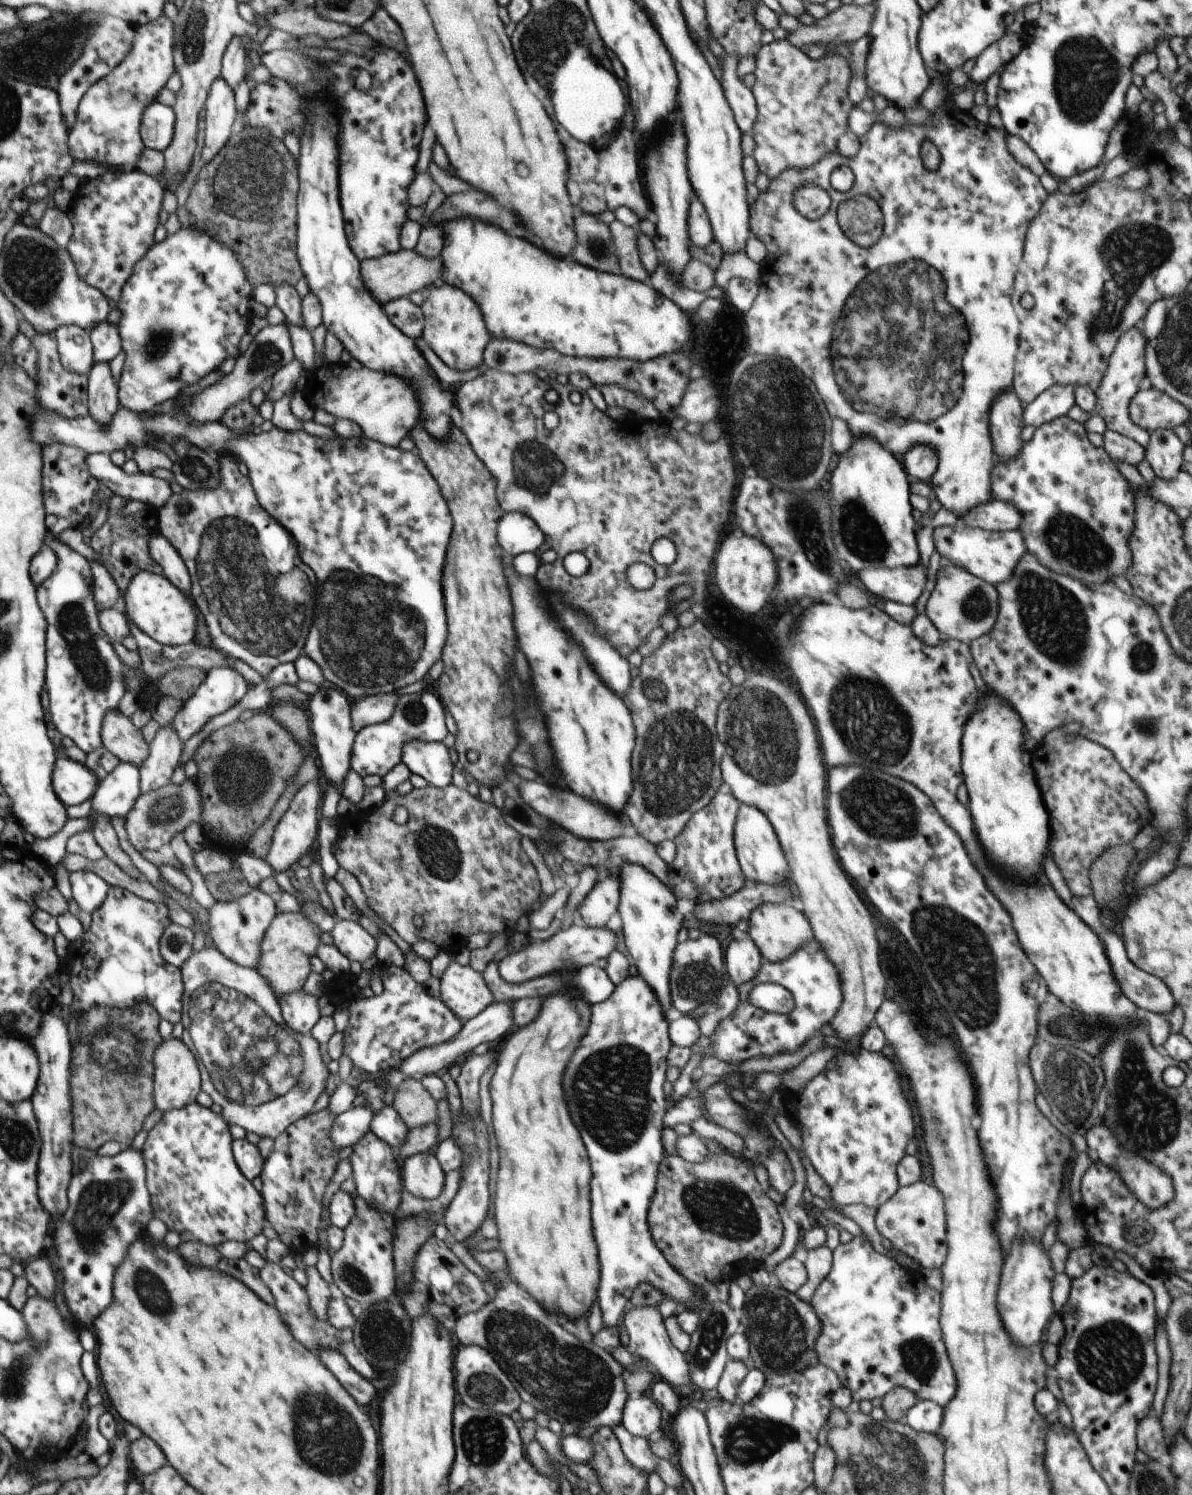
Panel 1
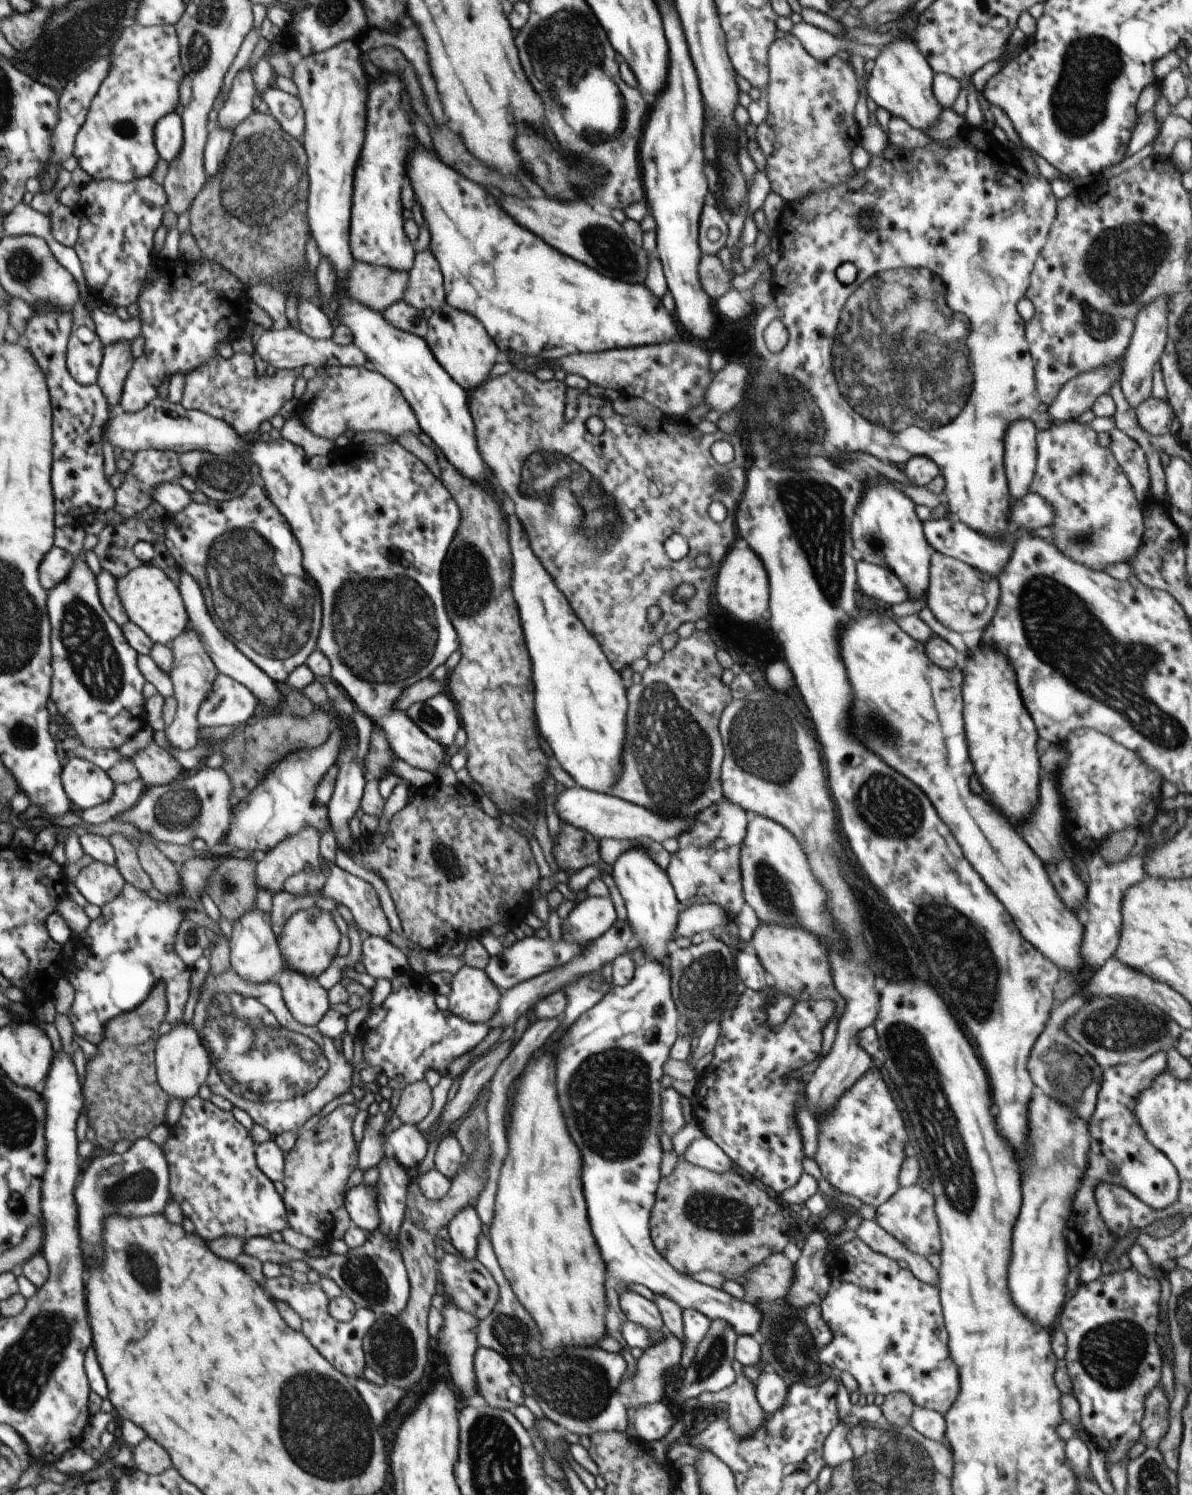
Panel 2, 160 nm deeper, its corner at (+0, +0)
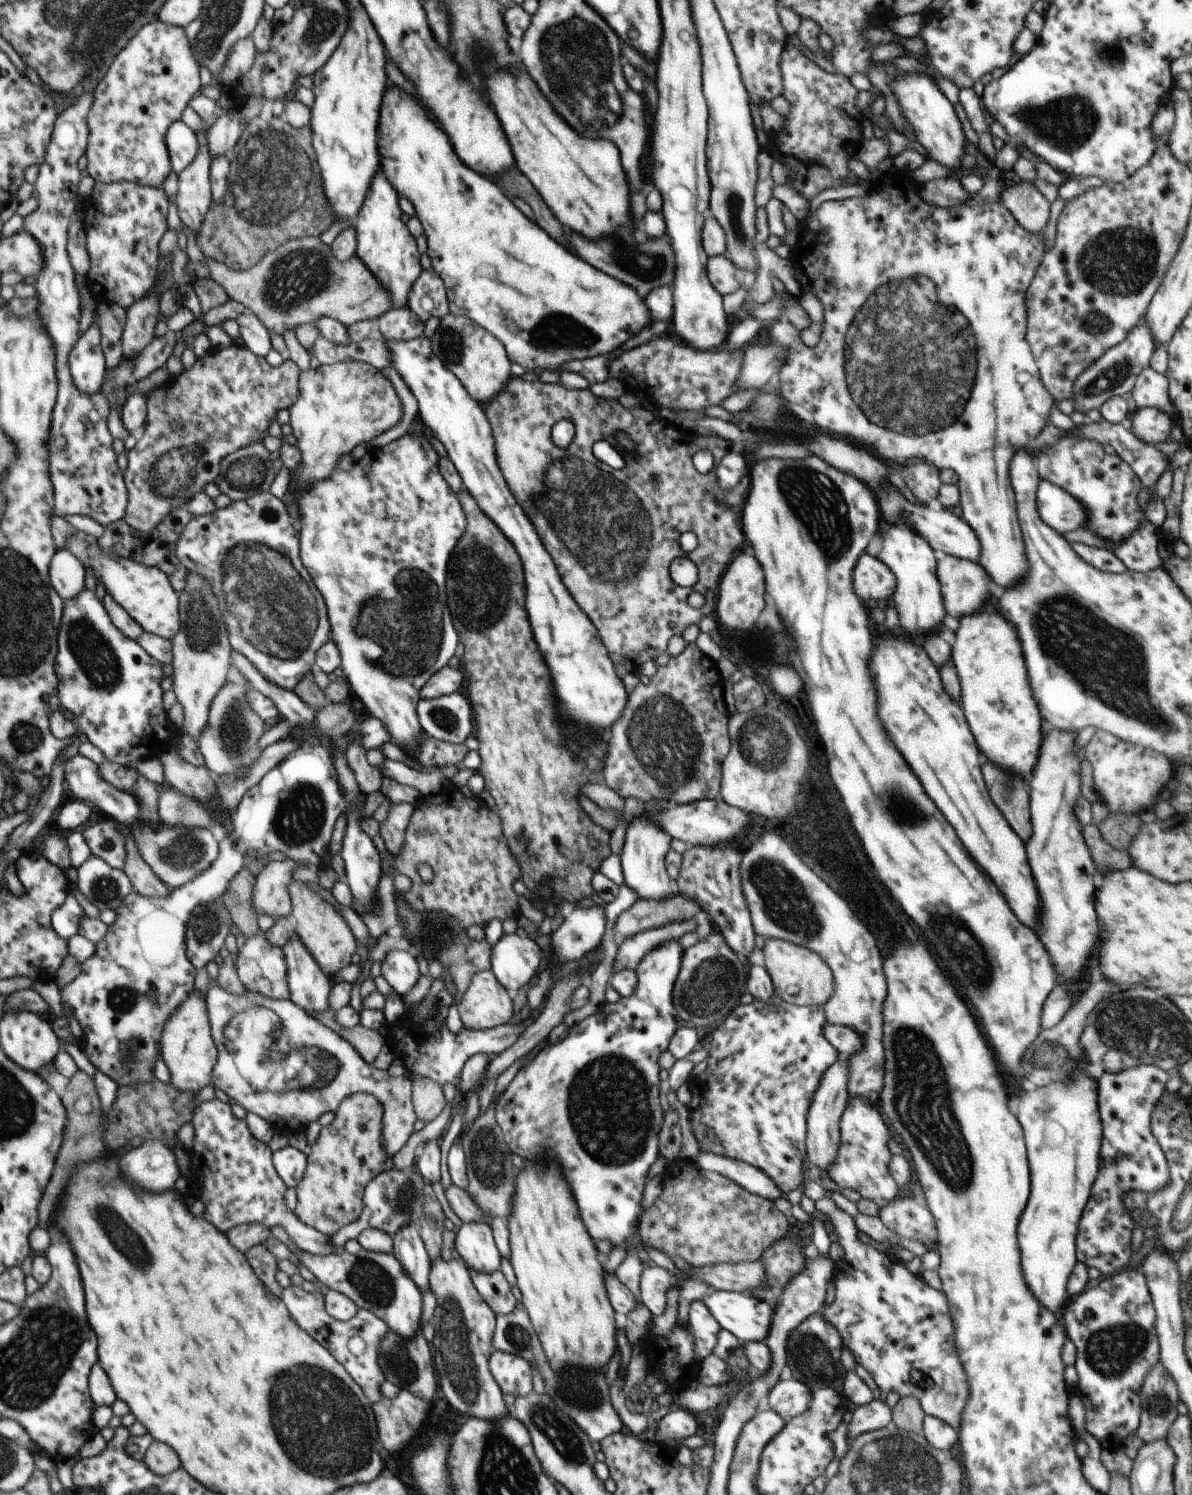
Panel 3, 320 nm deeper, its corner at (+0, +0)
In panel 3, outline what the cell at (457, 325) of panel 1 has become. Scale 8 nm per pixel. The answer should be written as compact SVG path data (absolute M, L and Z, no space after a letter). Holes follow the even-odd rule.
M450 312L440 319L440 327L431 338L431 348L442 364L458 378L466 392L482 405L502 392L512 377L511 362L500 340L462 314Z

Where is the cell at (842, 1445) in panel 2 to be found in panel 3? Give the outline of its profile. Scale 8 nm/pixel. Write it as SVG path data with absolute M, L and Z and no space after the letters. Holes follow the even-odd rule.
M875 1397L869 1404L857 1407L848 1424L848 1438L854 1440L869 1431L892 1426L892 1410L886 1402Z

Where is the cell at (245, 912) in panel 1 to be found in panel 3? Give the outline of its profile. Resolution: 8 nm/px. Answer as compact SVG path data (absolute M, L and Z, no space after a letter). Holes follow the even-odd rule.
M259 931L246 938L244 945L238 949L235 970L247 990L273 1000L290 999L283 948L272 946L265 933Z

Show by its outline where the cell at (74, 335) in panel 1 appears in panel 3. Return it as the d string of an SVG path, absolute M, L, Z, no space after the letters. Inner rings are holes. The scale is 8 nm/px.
M97 309L94 311L92 325L82 333L71 350L71 374L80 390L95 394L101 391L106 375Z

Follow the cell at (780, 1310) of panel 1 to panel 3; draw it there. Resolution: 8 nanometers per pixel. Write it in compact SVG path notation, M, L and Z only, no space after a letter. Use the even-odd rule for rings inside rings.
M812 1314L790 1332L786 1346L786 1364L791 1369L792 1378L808 1386L810 1391L832 1388L835 1392L842 1393L844 1376L847 1374L846 1368L840 1364L842 1338L838 1330L822 1315Z

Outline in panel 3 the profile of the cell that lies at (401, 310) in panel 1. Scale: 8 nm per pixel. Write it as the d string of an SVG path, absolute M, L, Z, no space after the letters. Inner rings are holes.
M392 308L376 320L375 334L401 342L424 335L425 323L408 308Z

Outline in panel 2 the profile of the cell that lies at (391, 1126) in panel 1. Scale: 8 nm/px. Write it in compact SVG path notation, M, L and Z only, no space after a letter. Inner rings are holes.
M406 1123L386 1136L386 1145L406 1168L419 1166L428 1150L430 1138L418 1130L417 1125Z

